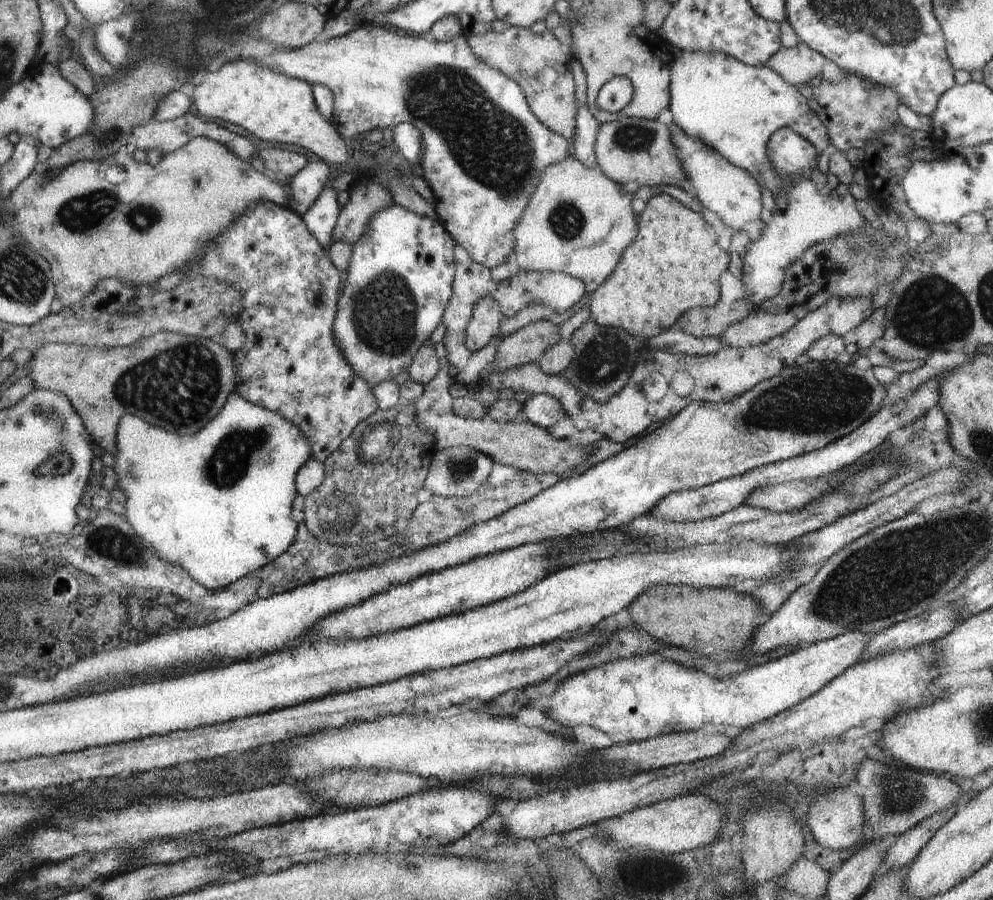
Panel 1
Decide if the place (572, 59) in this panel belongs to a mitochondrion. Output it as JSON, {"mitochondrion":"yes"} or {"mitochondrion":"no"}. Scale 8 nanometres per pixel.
{"mitochondrion":"no"}

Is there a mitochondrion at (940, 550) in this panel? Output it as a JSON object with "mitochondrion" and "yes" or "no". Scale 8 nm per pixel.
{"mitochondrion":"yes"}

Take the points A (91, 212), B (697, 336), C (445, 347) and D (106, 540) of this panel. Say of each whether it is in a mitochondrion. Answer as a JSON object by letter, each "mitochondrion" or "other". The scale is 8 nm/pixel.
{"A":"mitochondrion","B":"other","C":"other","D":"mitochondrion"}

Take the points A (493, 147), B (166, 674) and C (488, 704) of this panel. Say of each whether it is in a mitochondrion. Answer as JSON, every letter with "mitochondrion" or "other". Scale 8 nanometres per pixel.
{"A":"mitochondrion","B":"other","C":"other"}

